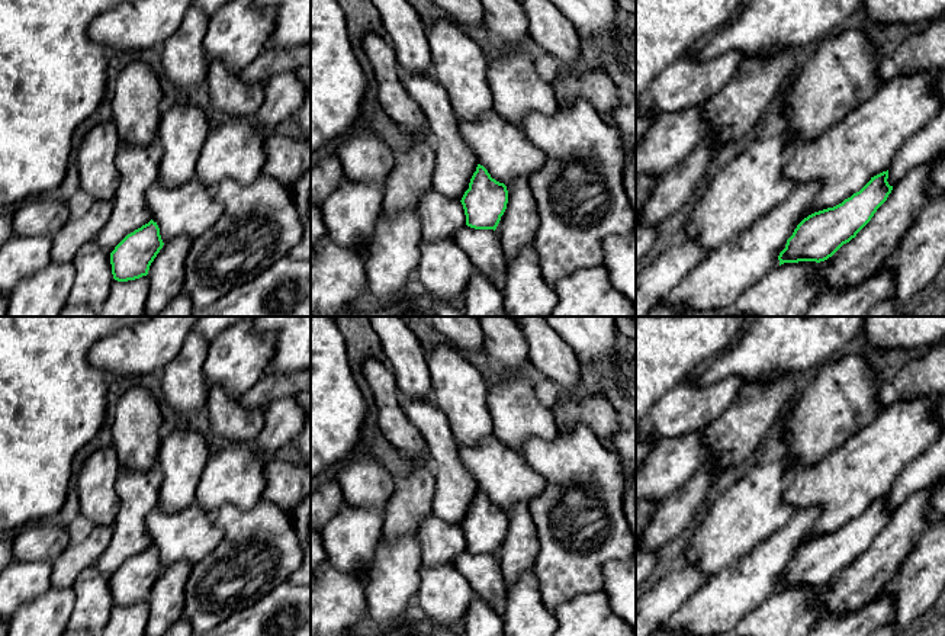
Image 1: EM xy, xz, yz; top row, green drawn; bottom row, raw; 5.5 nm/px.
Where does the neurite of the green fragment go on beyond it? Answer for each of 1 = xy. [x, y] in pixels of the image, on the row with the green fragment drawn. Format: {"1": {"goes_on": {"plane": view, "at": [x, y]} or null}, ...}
{"1": {"goes_on": null}}

